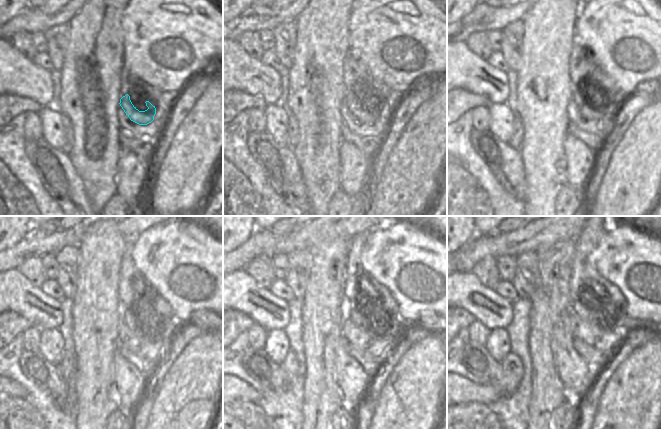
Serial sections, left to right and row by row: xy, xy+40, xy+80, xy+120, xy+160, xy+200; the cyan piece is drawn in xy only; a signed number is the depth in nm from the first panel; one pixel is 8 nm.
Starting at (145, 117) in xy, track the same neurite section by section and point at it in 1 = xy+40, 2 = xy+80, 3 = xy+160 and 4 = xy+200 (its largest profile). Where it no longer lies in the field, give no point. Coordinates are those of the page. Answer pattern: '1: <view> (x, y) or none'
1: xy+40 (352, 103)
2: xy+80 (587, 113)
3: xy+160 (362, 301)
4: xy+200 (586, 299)

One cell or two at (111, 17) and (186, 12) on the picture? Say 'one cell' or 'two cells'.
two cells

